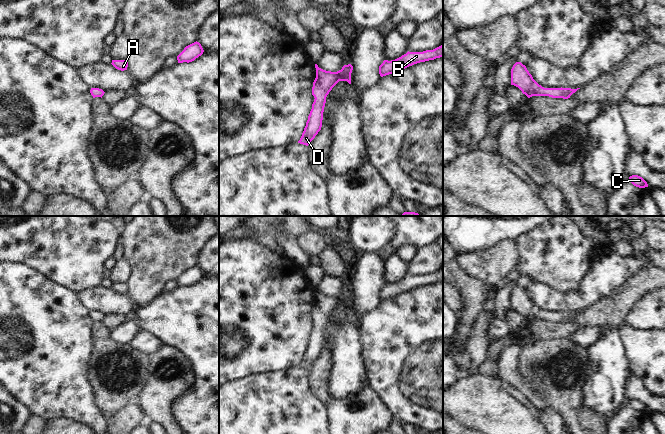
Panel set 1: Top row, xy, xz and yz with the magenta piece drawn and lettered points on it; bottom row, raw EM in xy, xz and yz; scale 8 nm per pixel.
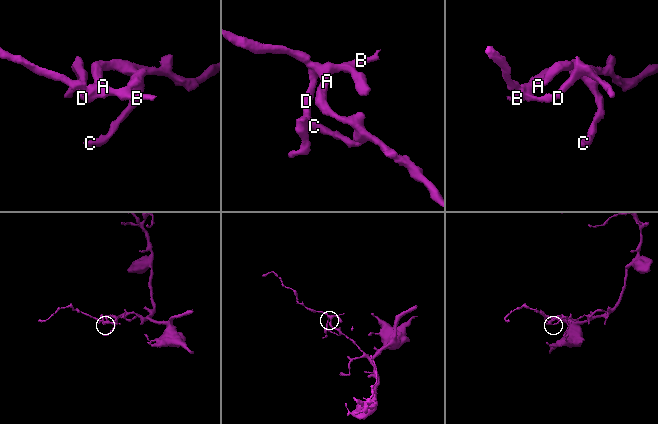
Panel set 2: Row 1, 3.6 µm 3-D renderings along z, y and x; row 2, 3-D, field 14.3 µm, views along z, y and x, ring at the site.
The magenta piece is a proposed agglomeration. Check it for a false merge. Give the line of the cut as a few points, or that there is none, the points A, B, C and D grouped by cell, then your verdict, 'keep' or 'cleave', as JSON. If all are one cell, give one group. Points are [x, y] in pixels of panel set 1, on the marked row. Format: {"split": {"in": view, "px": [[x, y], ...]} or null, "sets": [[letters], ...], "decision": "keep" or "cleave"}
{"split": null, "sets": [["A", "B", "C", "D"]], "decision": "keep"}

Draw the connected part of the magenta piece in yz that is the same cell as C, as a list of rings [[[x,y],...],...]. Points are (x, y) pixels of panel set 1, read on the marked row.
[[[632,175],[632,176],[630,176],[629,180],[636,187],[639,187],[639,188],[648,187],[647,182],[642,177],[640,177],[638,175]]]

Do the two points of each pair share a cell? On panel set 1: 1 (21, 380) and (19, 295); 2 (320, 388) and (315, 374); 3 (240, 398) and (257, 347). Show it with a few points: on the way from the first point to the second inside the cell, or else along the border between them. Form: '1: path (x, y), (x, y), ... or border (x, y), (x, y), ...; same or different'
1: path (37, 359), (34, 330), (23, 316); same
2: path (318, 385), (318, 377); same
3: border (271, 371), (250, 373), (229, 382); different

